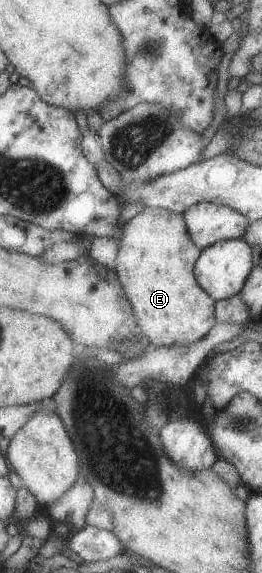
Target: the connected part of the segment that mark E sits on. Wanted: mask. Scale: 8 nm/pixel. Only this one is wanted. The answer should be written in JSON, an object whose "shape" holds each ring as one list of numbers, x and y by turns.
{"shape":[[145,207,125,223,124,236,118,245,114,270,148,343,190,346,205,338,219,324,216,300,197,280,195,268,203,249,194,242,184,213]]}

